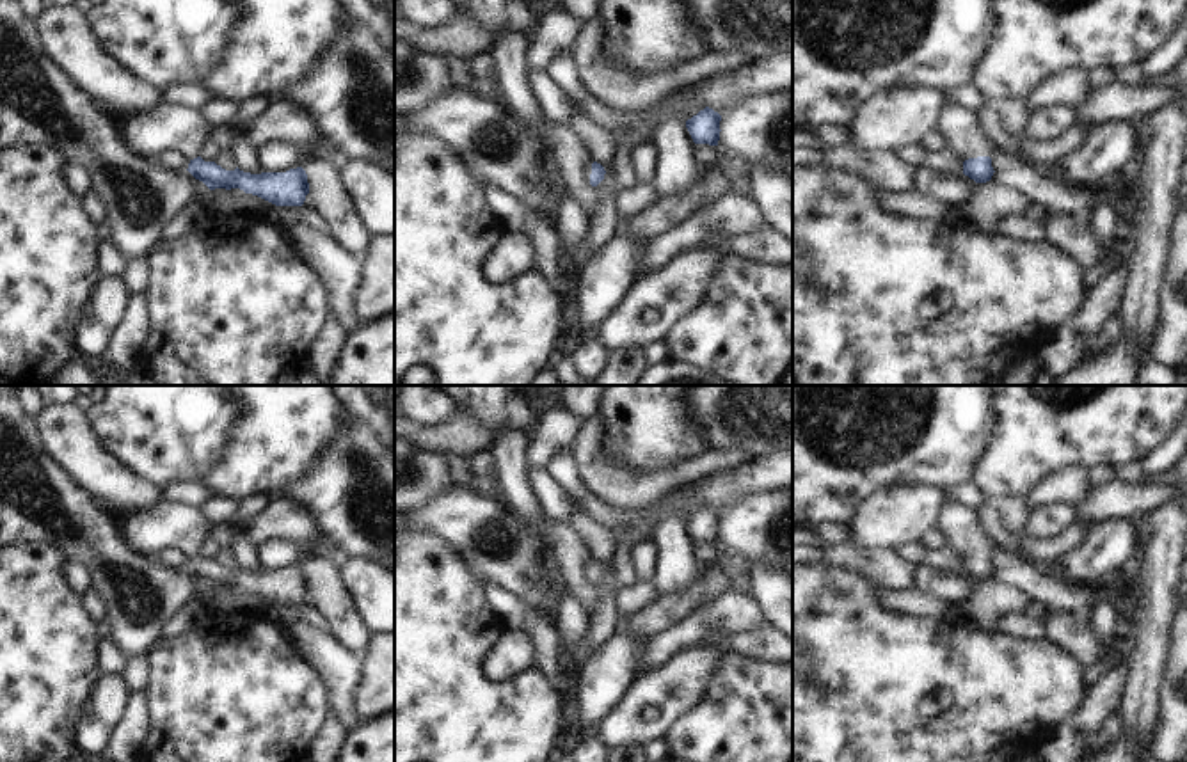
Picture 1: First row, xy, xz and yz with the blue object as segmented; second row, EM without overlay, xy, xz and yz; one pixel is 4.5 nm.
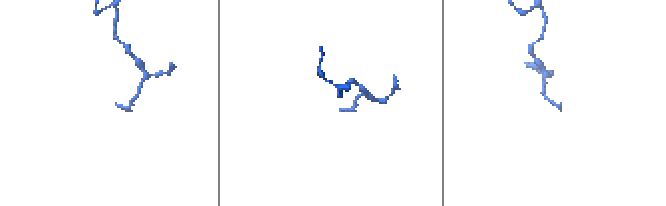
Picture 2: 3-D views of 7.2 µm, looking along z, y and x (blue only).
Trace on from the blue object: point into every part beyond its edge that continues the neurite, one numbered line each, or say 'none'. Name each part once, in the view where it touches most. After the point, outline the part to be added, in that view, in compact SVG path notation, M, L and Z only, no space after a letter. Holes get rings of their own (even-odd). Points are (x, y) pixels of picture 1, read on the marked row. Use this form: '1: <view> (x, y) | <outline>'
1: yz (962, 130) | M958 105L945 107L936 133L942 137L945 149L963 160L992 156L995 147L979 112Z

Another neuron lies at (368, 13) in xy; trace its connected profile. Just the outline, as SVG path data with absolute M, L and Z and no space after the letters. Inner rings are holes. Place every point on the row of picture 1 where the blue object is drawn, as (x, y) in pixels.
M341 0L350 14L371 27L394 50L394 21L375 0Z

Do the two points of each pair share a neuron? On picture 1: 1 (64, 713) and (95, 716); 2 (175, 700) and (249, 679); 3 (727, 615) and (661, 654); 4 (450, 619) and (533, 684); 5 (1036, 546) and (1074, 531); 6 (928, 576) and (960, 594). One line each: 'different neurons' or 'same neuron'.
1: different neurons
2: same neuron
3: same neuron
4: same neuron
5: same neuron
6: same neuron

